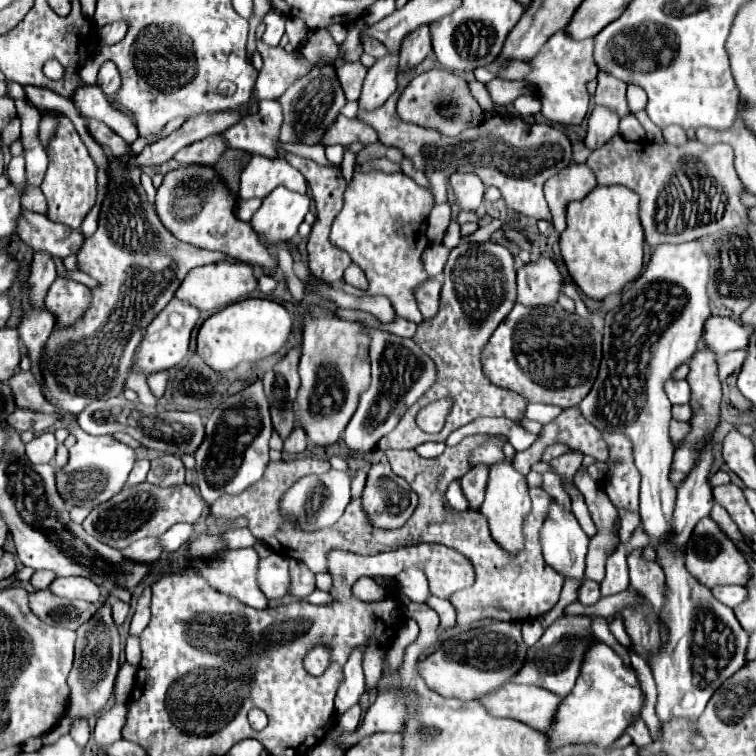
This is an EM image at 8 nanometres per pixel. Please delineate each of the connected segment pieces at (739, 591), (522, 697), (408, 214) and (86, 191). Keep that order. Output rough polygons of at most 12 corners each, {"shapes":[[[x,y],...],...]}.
{"shapes":[[[720,585],[710,591],[732,609],[746,599],[740,585]],[[504,683],[476,697],[490,715],[522,721],[542,733],[558,695]],[[356,171],[330,241],[420,323],[430,191]],[[52,113],[46,217],[80,229],[96,165],[72,121]]]}

